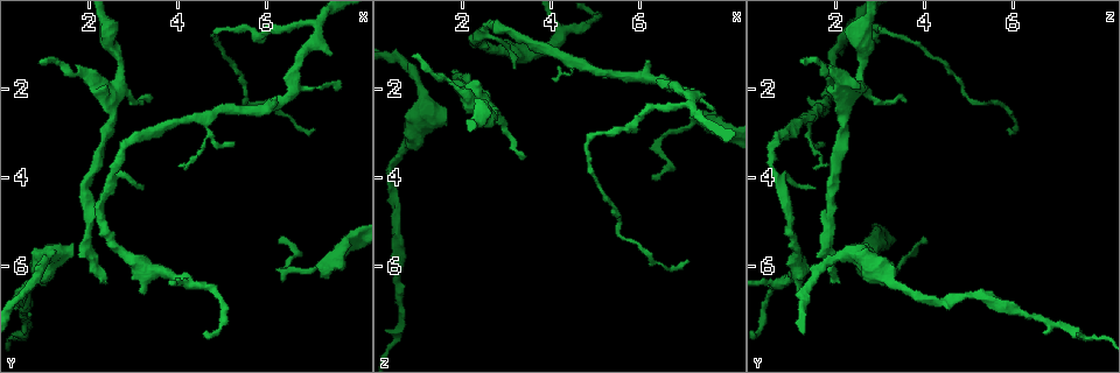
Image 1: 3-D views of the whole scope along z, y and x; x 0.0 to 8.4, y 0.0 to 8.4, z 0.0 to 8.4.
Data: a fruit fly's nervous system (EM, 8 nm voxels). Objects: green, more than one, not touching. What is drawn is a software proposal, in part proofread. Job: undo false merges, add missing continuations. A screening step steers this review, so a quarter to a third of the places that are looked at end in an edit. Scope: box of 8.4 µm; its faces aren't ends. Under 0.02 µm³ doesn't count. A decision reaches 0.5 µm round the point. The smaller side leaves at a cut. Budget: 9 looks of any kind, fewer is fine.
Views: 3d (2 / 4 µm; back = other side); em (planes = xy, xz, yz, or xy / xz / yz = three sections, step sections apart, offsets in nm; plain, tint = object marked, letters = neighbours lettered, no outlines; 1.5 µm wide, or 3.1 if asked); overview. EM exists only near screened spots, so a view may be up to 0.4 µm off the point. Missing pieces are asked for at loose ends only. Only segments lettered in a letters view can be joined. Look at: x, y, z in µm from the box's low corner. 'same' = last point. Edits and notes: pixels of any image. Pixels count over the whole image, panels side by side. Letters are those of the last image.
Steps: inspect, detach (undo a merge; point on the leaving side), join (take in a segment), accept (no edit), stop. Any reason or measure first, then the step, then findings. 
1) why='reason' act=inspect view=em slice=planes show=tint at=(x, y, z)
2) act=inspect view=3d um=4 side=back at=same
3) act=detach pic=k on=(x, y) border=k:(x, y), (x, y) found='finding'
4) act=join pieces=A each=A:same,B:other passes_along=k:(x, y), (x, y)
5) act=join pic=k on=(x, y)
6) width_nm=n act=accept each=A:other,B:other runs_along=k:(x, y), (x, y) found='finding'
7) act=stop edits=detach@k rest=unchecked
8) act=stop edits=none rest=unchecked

why='long arm stops here' act=inspect view=3d um=2 at=(6.25, 5.45, 3.95)

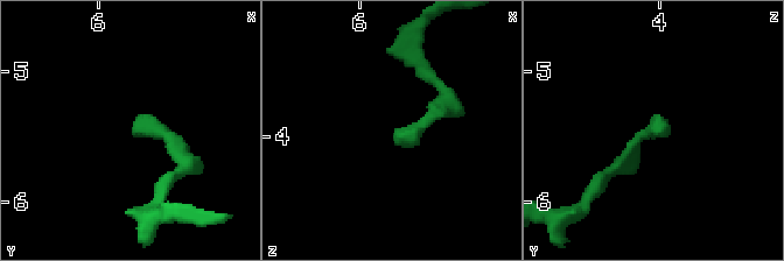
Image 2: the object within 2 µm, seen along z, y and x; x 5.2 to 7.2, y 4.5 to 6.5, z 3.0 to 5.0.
why='need the tissue' act=inspect view=em slice=xz step=8 show=letters at=(6.28, 5.42, 3.96)

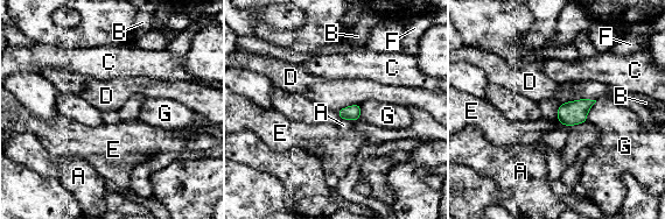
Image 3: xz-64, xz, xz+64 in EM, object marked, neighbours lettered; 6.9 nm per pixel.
why='another direction' act=inspect view=em slice=planes show=letters at=same

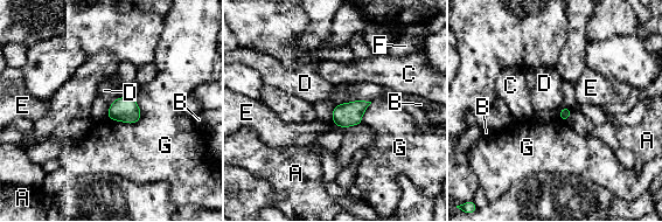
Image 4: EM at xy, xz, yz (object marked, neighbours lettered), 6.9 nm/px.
width_nm=70 act=accept each=A:other,B:other,C:other,D:other,E:other,F:other,G:other border=4:(371, 102), (350, 101), (345, 103) found='none of them fits'

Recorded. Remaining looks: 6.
why='two arms in line, one across' act=inspect view=em slice=xy step=4 show=tint at=(2.60, 2.05, 2.50)

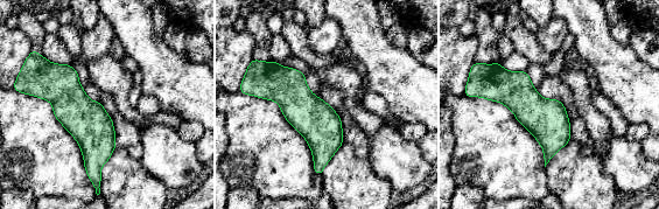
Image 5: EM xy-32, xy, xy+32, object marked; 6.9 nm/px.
why='another direction' act=inspect view=em slice=planes show=letters at=same

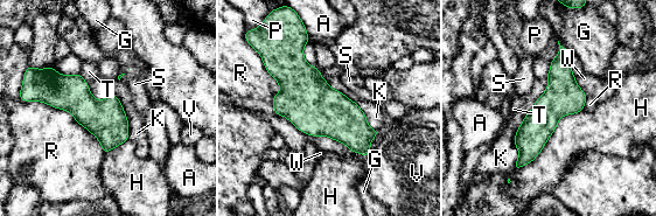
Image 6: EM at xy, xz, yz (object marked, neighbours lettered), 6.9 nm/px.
width_nm=260 act=accept each=A:other,G:other,H:other,K:other,P:other,R:other,S:other,T:other,V:other,W:other border=6:(583, 109), (514, 168) found='all the same neuron'

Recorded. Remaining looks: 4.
why='free end' act=inspect view=em slice=xz step=4 show=letters at=(2.35, 6.30, 2.10)

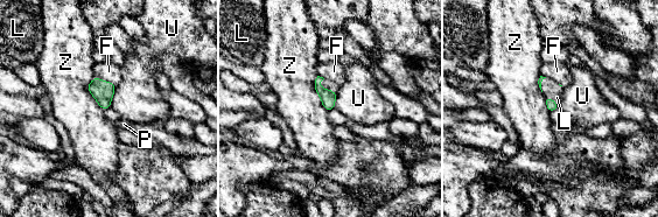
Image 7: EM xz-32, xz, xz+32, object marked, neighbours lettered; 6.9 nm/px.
why='another direction' act=inspect view=em slice=planes show=letters at=same

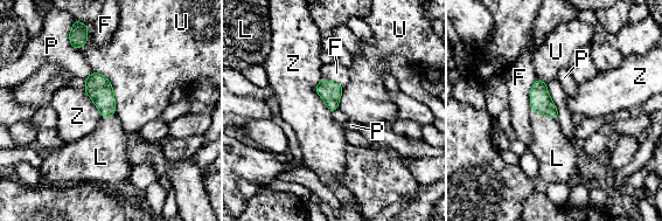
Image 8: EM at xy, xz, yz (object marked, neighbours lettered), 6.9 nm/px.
act=join pieces=L each=F:other,L:same,P:other,U:other,Z:other passes_along=8:(539, 99), (544, 115), (550, 146) found='the neuron continues'

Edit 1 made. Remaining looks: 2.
why='side arm on a straight run' act=inspect view=em slice=planes show=letters at=(7.10, 0.55, 2.40)

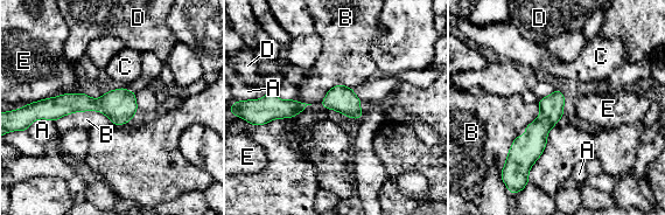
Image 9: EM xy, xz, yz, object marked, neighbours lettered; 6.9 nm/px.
width_nm=160 act=accept each=A:other,B:other,C:other,D:other,E:other runs_along=9:(134, 106), (63, 104), (42, 112) found='continuous, no second neuron'

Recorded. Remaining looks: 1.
act=stop edits=join@8 rest=unchecked

